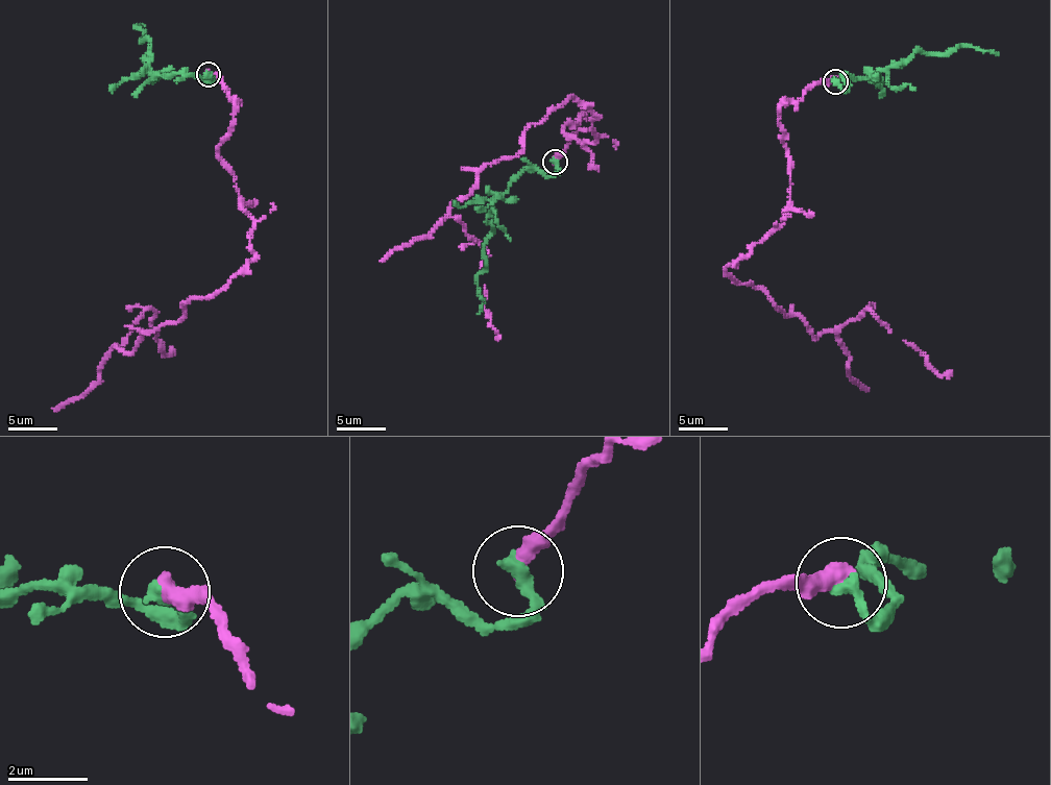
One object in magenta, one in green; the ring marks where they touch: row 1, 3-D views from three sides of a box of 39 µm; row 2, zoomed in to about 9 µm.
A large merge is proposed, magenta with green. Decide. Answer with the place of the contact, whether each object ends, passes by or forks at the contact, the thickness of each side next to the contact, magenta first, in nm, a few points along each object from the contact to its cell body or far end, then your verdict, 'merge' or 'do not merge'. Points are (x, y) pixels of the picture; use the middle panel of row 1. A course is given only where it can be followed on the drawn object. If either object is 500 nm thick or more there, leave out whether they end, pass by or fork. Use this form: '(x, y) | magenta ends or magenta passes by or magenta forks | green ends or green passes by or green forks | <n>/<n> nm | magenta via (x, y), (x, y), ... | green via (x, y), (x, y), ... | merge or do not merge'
(555, 162) | magenta ends | green ends | 440/420 nm | magenta via (556, 163), (582, 112), (564, 133), (595, 140), (596, 117), (573, 97), (450, 210), (488, 251), (495, 340) | green via (556, 163), (553, 174), (523, 170), (496, 199), (484, 267), (478, 275), (482, 308), (477, 314) | merge

